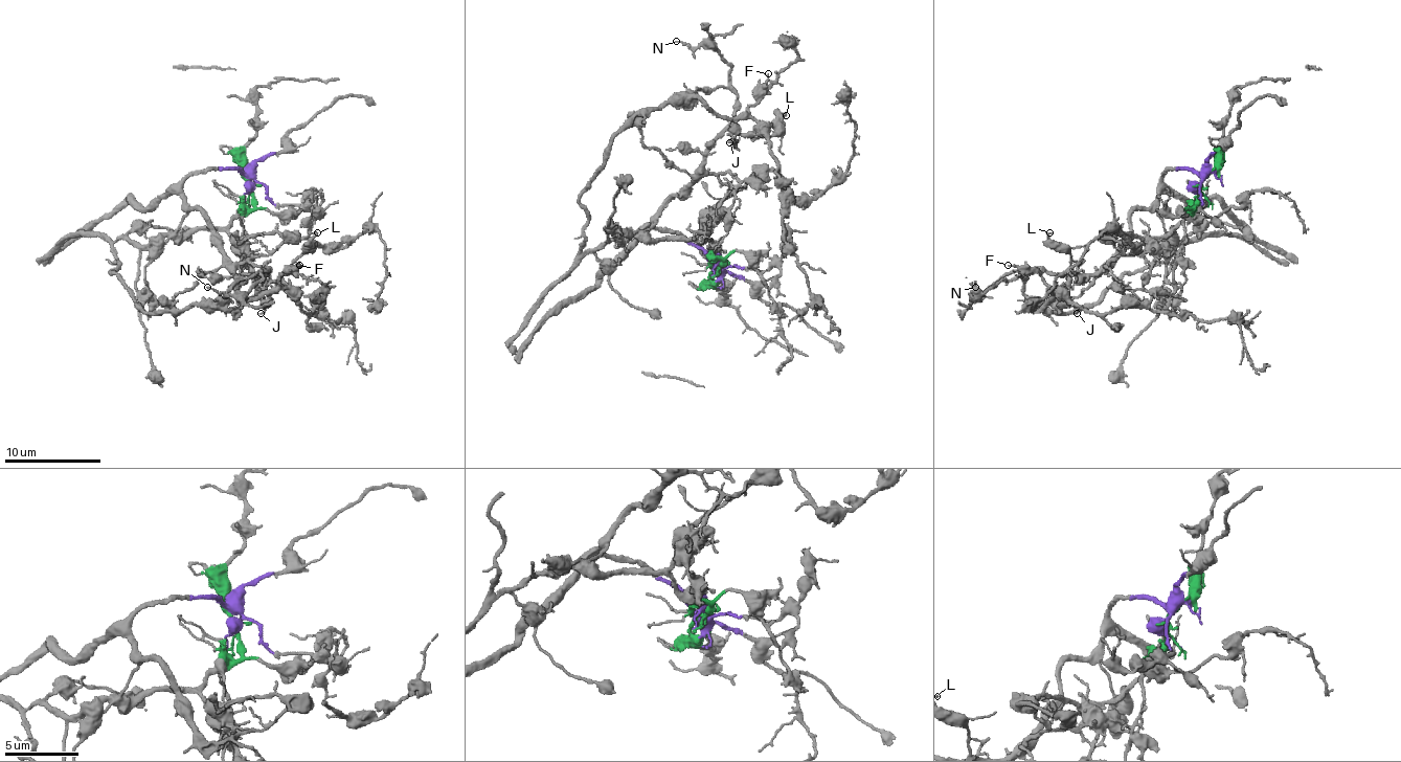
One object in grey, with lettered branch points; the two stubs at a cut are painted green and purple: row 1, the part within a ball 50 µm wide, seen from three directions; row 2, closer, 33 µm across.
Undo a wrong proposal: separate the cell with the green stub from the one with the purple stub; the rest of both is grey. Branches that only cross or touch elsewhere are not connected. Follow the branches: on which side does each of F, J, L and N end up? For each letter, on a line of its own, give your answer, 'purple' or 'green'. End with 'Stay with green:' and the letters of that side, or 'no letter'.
F: green
J: green
L: purple
N: purple
Stay with green: F, J

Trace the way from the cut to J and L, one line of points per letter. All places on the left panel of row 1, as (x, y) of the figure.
J: (248, 180), (252, 200), (222, 228), (126, 239), (111, 272), (148, 313), (239, 310), (265, 293), (260, 313)
L: (248, 178), (235, 169), (207, 169), (183, 183), (183, 200), (202, 215), (235, 274), (276, 279), (317, 233)

